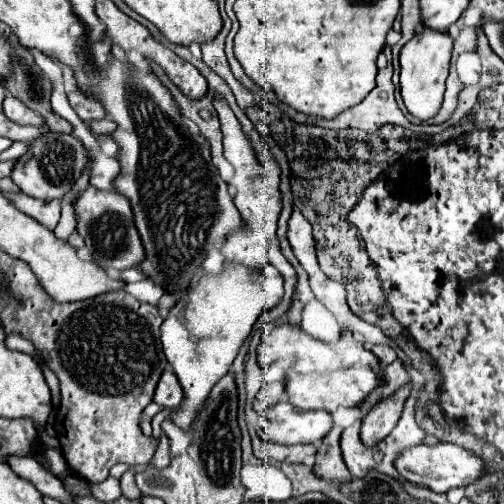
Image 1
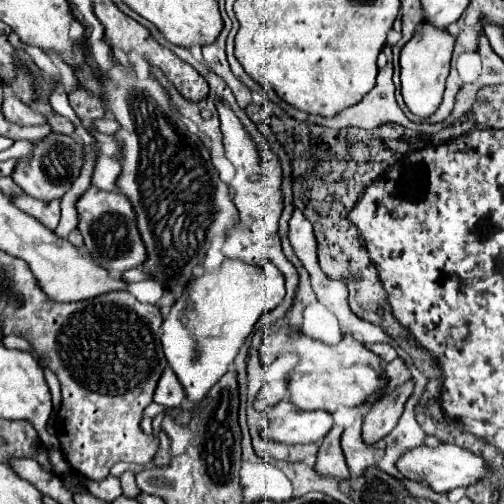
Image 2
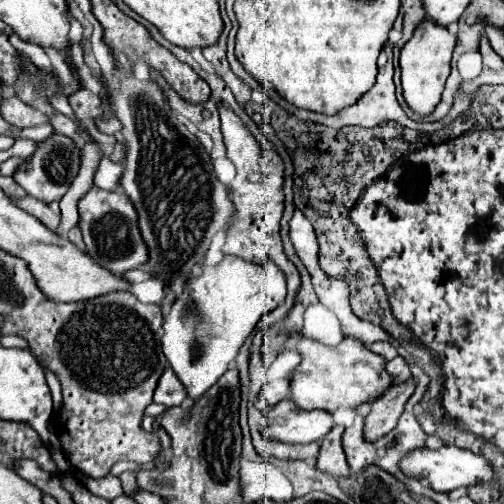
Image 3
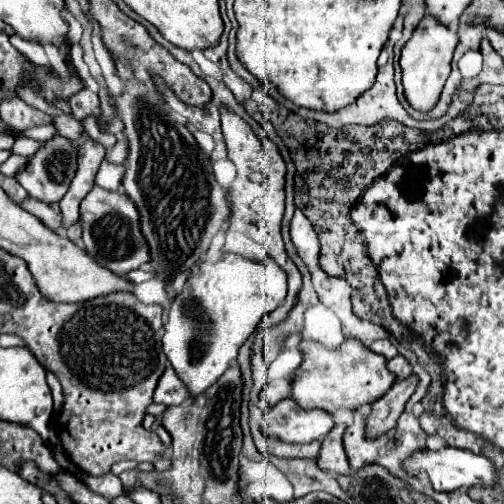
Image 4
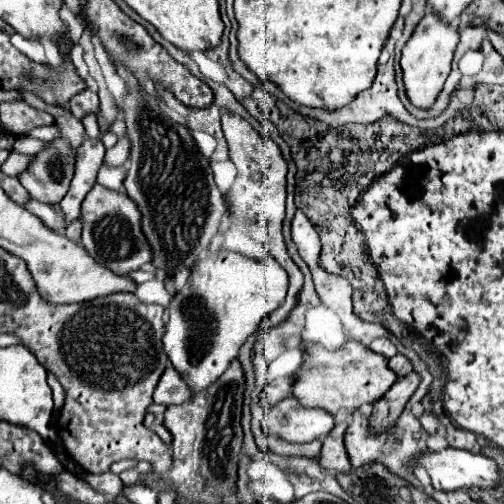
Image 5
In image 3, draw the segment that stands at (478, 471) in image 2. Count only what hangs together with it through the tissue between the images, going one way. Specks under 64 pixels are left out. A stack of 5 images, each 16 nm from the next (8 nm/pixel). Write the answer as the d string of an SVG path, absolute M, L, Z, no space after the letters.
M442 446L438 450L418 448L400 462L400 468L408 476L418 476L420 472L424 472L436 492L450 492L450 490L456 490L462 486L468 488L474 484L490 484L494 480L494 466L484 456L478 456L470 450L462 450L456 446Z

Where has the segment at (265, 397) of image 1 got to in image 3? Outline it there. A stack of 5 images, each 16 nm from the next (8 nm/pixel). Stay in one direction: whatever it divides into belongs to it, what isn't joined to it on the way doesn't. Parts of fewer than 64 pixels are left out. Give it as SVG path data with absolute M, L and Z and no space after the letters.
M286 378L272 380L272 382L264 384L264 388L261 388L256 406L260 408L261 400L268 402L268 406L274 406L274 404L278 404L280 400L284 400L288 396L290 396L290 392L288 392L288 380Z

